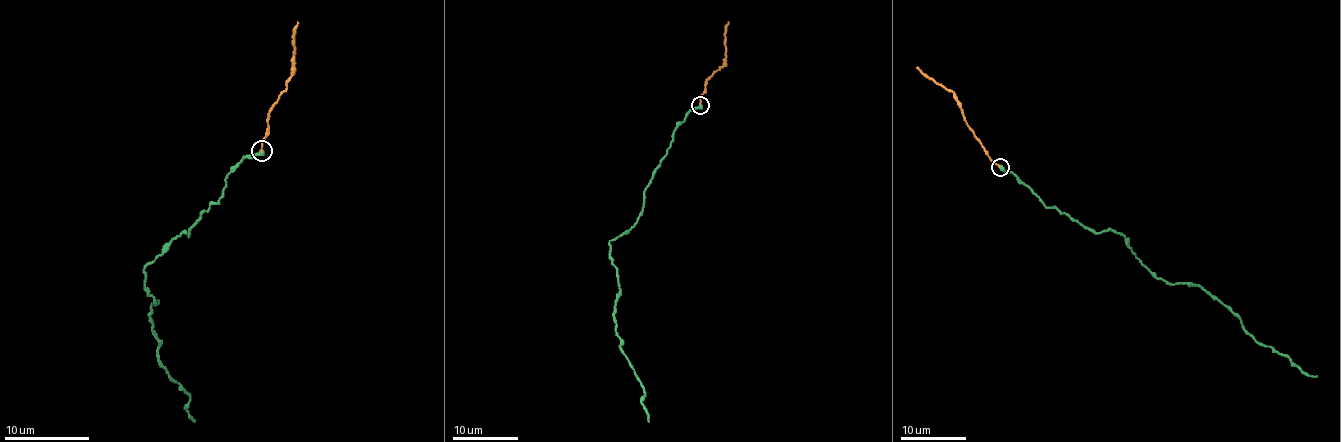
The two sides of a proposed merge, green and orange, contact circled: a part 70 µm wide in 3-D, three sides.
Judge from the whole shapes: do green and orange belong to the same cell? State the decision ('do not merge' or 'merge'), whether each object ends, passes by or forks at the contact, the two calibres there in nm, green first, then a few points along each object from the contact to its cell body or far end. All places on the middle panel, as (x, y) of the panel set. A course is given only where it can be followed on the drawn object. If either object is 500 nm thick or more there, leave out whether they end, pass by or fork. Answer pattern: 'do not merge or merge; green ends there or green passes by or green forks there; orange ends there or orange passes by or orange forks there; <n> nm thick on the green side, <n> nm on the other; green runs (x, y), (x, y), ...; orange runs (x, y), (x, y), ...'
merge; green ends there; orange ends there; 400 nm thick on the green side, 170 nm on the other; green runs (700, 105), (674, 131), (645, 190), (635, 224), (609, 242), (620, 295), (615, 334), (643, 390), (648, 421); orange runs (700, 105), (705, 82), (723, 62), (728, 21)

